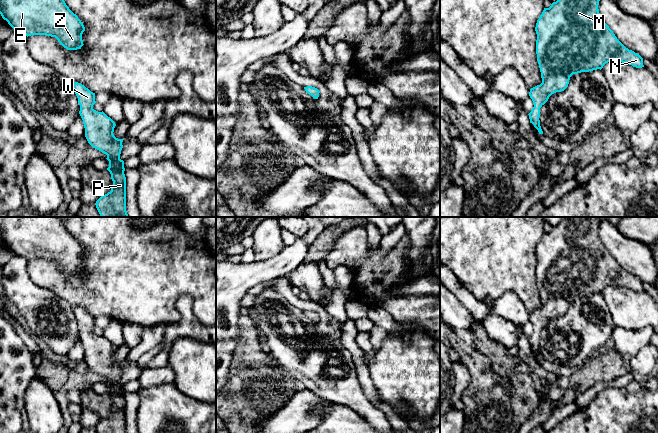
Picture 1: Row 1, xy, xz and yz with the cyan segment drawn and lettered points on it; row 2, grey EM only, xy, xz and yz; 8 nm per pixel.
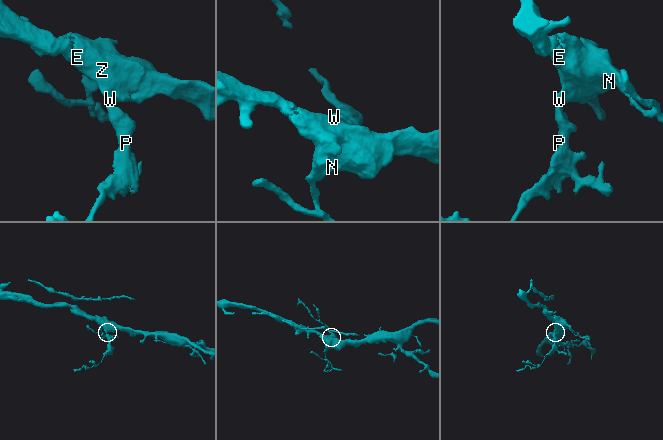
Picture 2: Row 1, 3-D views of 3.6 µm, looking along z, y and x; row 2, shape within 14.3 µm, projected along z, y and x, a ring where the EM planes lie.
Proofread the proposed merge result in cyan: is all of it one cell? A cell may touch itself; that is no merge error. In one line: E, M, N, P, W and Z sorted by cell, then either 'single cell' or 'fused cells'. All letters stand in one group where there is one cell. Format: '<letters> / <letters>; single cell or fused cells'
E M N P W Z; single cell

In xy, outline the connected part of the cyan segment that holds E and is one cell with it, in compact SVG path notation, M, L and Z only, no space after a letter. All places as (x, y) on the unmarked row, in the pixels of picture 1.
M2 217L0 238L17 256L55 261L67 274L81 273L85 251L56 217Z

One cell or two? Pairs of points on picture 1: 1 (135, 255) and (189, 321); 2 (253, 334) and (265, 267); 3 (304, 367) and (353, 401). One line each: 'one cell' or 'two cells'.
1: two cells
2: two cells
3: one cell

